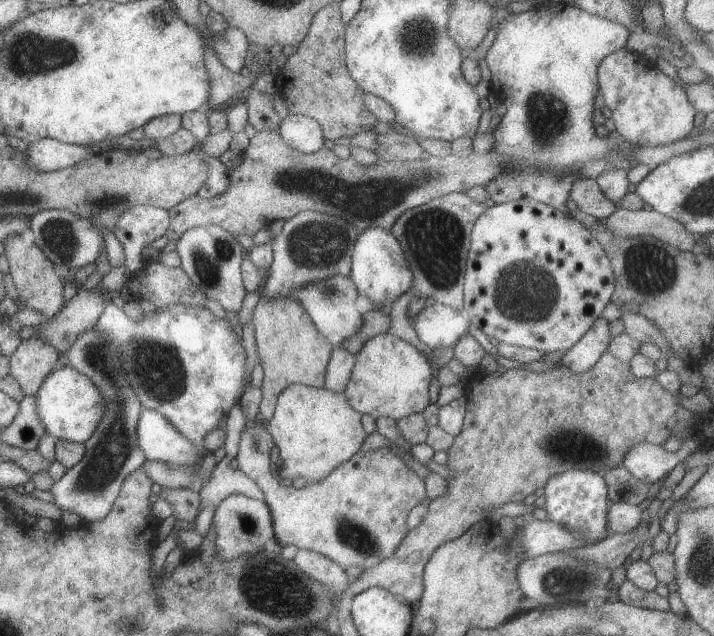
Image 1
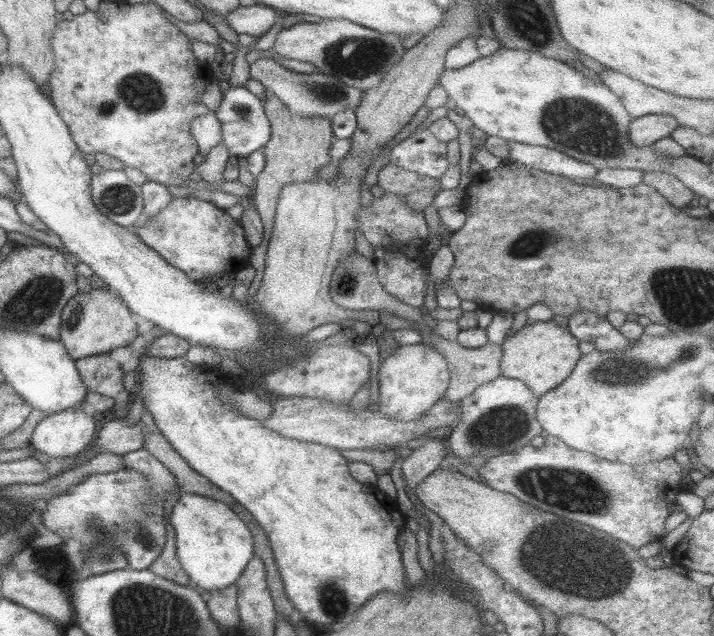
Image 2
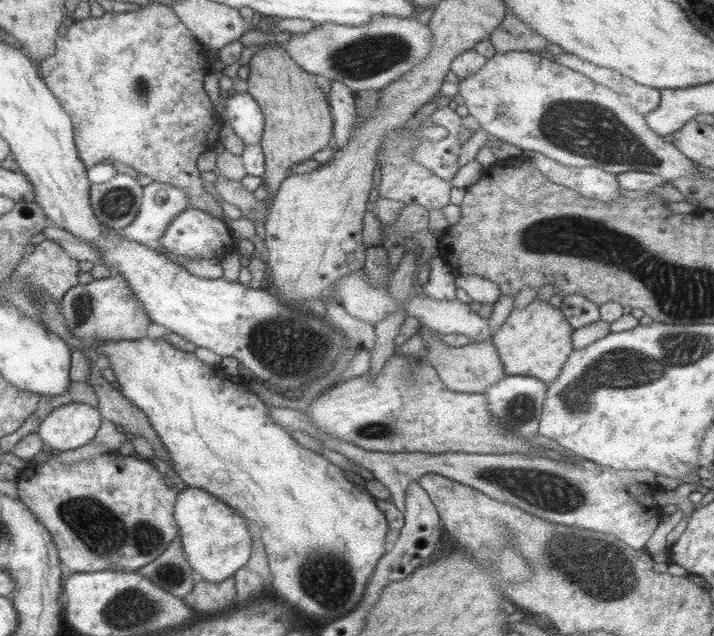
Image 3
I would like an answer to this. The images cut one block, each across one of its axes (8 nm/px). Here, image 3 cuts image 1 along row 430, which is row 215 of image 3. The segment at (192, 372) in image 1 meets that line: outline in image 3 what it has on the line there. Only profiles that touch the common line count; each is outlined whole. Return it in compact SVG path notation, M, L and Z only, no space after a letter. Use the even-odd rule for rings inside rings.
M189 206L179 216L173 218L173 222L167 226L163 238L159 240L159 246L165 248L167 252L173 252L177 258L183 258L183 260L203 260L203 258L221 260L225 254L231 254L235 250L233 234L225 226L225 222L219 218L213 218L209 212L197 210L193 206Z

